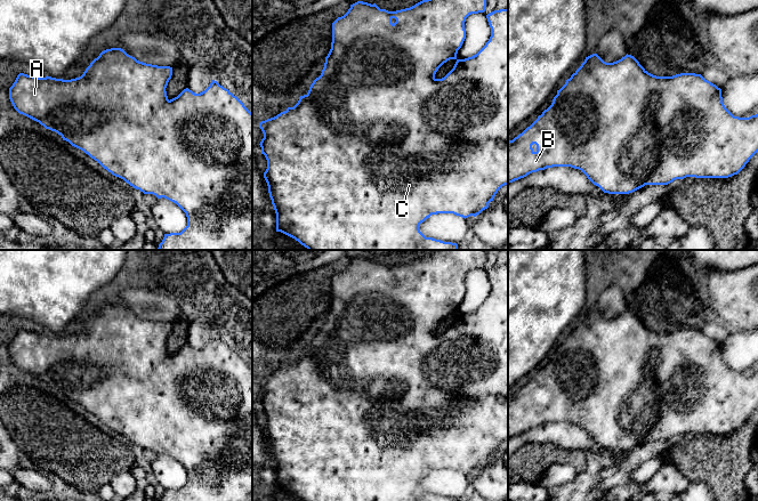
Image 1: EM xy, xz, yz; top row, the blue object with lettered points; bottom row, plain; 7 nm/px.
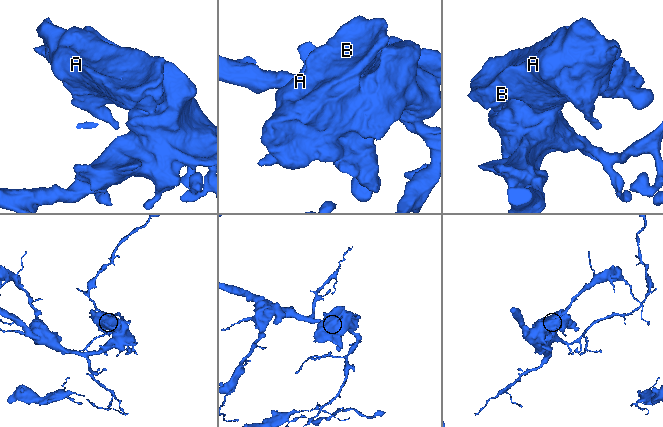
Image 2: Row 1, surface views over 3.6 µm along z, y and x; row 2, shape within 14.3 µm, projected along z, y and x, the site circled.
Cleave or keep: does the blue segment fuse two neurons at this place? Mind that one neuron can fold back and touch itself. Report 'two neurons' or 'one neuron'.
one neuron

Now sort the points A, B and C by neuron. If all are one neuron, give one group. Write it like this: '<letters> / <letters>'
A B C

